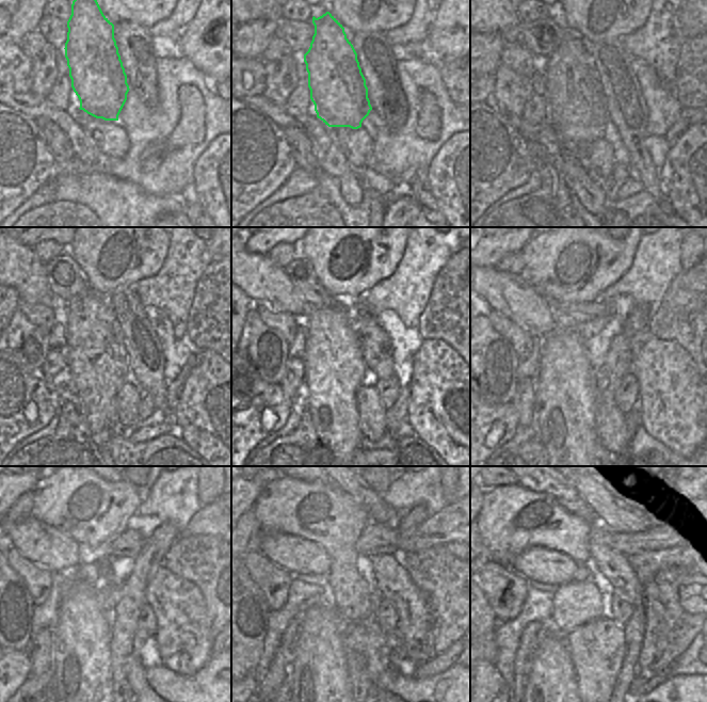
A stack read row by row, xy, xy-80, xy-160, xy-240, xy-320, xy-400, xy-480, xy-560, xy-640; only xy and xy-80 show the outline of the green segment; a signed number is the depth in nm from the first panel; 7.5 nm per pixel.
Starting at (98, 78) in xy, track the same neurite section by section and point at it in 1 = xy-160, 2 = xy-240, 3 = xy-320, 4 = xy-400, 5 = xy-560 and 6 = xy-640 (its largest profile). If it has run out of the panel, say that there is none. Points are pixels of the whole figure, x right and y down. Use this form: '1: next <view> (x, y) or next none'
1: next xy-160 (576, 106)
2: next xy-240 (95, 352)
3: next xy-320 (334, 366)
4: next xy-400 (564, 417)
5: next xy-560 (321, 683)
6: next xy-640 (551, 683)

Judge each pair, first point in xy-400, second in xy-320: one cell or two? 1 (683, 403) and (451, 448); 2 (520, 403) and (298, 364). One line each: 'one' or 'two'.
1: one
2: one

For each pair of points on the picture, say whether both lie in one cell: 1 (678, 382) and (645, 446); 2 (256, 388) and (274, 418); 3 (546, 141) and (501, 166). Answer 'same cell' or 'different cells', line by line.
1: different cells
2: same cell
3: different cells

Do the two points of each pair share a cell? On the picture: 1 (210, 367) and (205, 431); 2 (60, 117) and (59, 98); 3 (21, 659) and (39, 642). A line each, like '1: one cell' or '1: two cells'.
1: one cell
2: two cells
3: two cells

